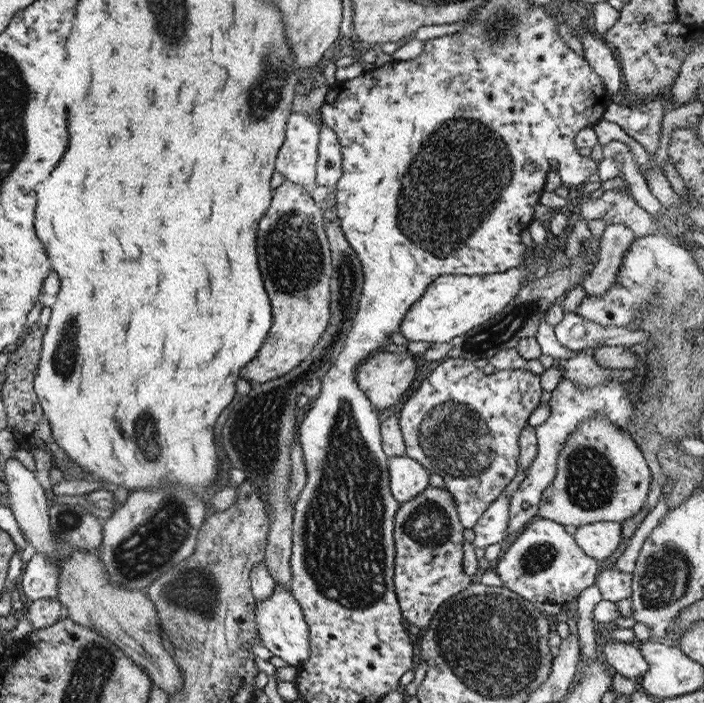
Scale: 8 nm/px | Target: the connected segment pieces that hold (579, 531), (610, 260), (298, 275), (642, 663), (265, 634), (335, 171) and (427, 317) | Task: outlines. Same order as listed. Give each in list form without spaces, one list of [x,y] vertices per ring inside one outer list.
[[[600,521],[577,527],[573,537],[587,556],[604,561],[622,542],[621,523]]]
[[[608,225],[600,239],[600,255],[590,275],[582,281],[587,296],[604,296],[614,284],[622,256],[634,242],[634,232],[623,225]]]
[[[285,180],[273,190],[269,208],[260,219],[256,237],[258,266],[271,302],[273,318],[262,348],[260,348],[256,357],[240,370],[239,377],[248,379],[254,384],[269,382],[269,380],[294,370],[300,362],[308,358],[315,344],[322,338],[328,322],[330,322],[329,286],[333,275],[333,266],[323,213],[320,205],[312,199],[310,188]]]
[[[608,643],[604,654],[608,664],[626,678],[634,680],[648,672],[648,663],[635,643]]]
[[[276,582],[274,592],[270,598],[255,600],[256,610],[254,610],[254,621],[256,621],[256,631],[260,644],[272,652],[273,656],[280,656],[289,665],[302,666],[310,658],[309,630],[304,620],[302,608],[296,598],[292,596],[291,590],[286,590]]]
[[[322,124],[319,130],[316,186],[324,185],[333,188],[343,171],[340,141],[329,126]]]
[[[516,267],[496,274],[459,275],[449,274],[438,276],[428,285],[424,294],[414,302],[400,324],[399,332],[407,338],[408,342],[451,342],[454,337],[460,336],[476,326],[484,324],[495,314],[498,314],[522,290],[522,278],[525,271]]]

